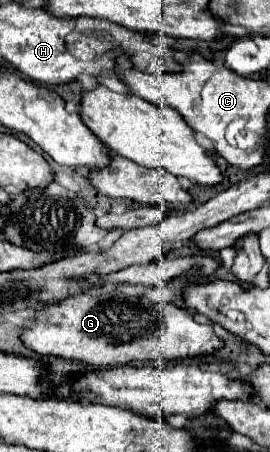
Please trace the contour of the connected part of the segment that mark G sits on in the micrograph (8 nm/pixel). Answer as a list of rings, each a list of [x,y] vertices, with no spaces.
[[[119,290],[111,294],[113,296],[91,296],[89,292],[81,292],[57,304],[41,304],[33,324],[21,330],[21,342],[39,356],[79,360],[95,368],[127,366],[147,360],[167,366],[171,360],[207,356],[225,346],[211,326],[197,324],[193,316],[177,304],[151,302],[143,296],[125,298]]]

